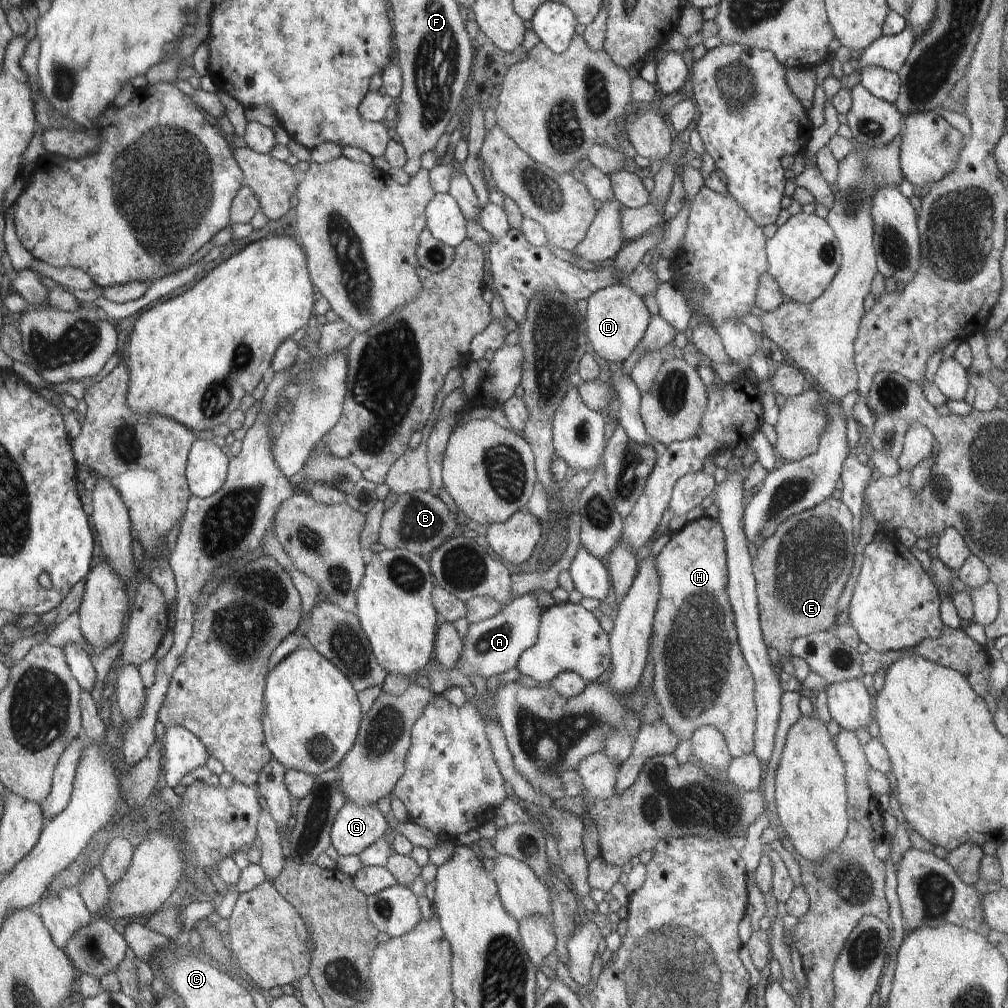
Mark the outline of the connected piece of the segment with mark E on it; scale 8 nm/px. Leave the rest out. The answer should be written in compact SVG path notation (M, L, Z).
M831 497L810 510L790 516L758 547L758 554L751 564L757 589L759 622L766 647L772 646L779 654L790 656L791 645L796 638L833 629L837 623L837 603L853 569L856 532L850 510L840 500Z

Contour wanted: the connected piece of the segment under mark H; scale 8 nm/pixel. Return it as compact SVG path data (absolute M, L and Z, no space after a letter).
M706 515L692 522L687 522L686 525L676 534L671 535L670 541L662 552L655 557L653 561L659 577L659 598L657 608L653 619L653 630L649 639L649 653L652 654L652 664L654 665L654 686L653 690L658 699L659 720L666 724L670 733L679 741L691 740L694 732L711 725L718 728L718 731L724 736L727 743L728 751L733 758L742 757L753 753L754 749L754 734L755 734L755 719L757 711L755 708L754 694L755 685L749 667L746 665L743 658L741 647L738 641L737 629L735 626L735 615L732 606L729 602L727 594L728 574L727 574L727 555L725 535L723 534L720 522L718 519L712 519Z

